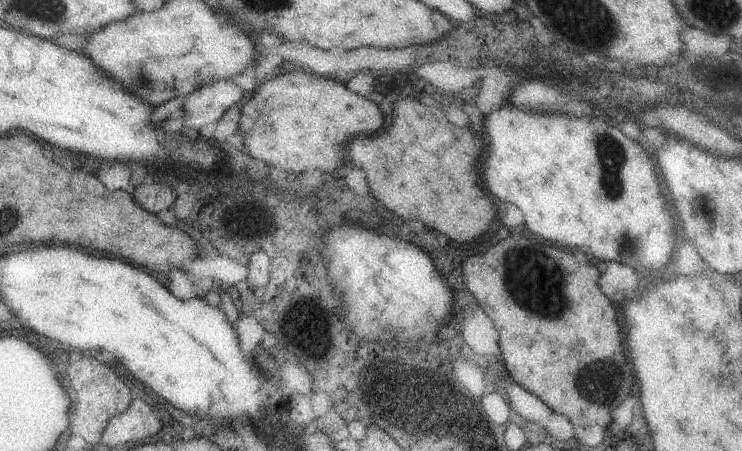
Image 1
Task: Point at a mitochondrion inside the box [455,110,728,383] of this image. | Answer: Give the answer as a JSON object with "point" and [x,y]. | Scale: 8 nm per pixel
{"point":[536,285]}

